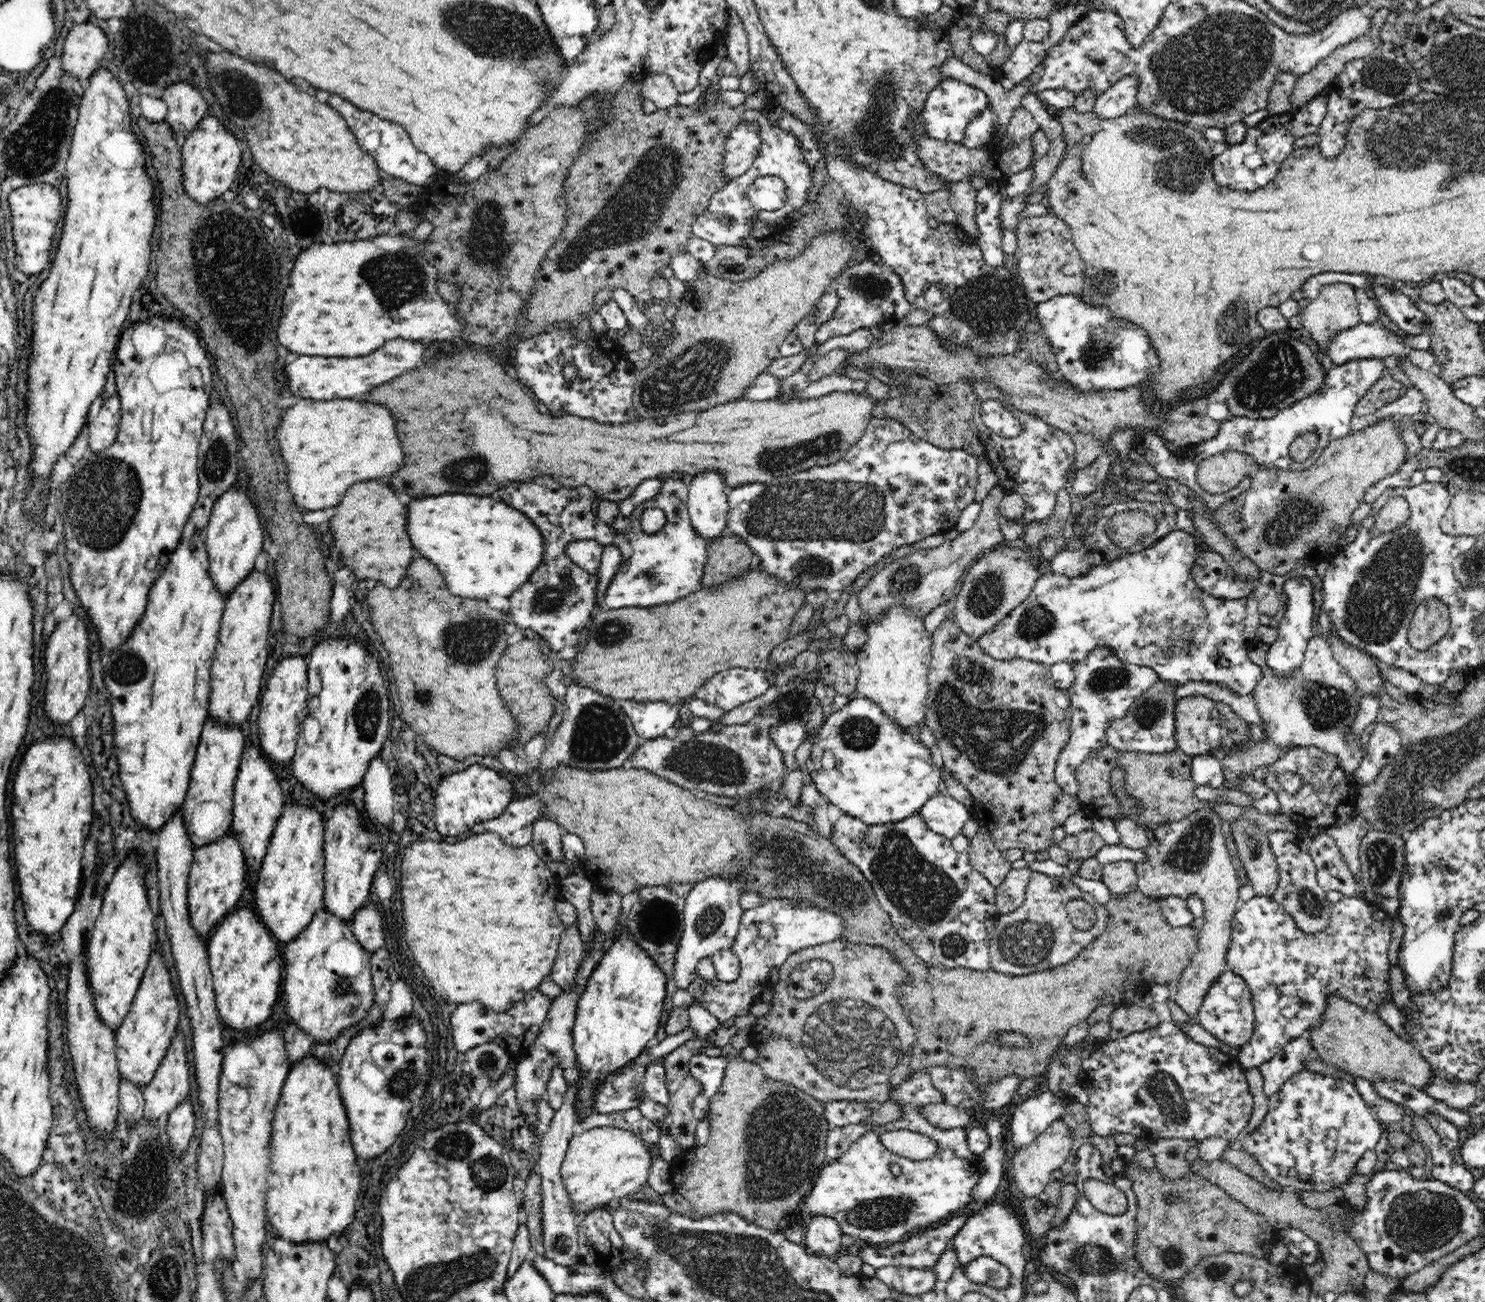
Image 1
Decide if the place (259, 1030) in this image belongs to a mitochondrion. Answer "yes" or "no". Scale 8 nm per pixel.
no

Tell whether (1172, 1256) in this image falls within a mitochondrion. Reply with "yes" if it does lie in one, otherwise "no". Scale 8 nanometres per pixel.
yes

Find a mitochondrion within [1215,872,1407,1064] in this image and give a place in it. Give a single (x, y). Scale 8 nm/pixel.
(1308, 903)

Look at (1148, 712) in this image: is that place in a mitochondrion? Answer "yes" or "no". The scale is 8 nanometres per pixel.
yes

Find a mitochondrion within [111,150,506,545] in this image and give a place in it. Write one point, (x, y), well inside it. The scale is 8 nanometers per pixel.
(226, 259)

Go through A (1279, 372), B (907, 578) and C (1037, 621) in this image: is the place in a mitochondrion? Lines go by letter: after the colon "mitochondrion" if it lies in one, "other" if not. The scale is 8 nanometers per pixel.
A: mitochondrion
B: mitochondrion
C: mitochondrion

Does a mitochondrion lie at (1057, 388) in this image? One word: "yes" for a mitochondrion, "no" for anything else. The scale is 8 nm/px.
yes

